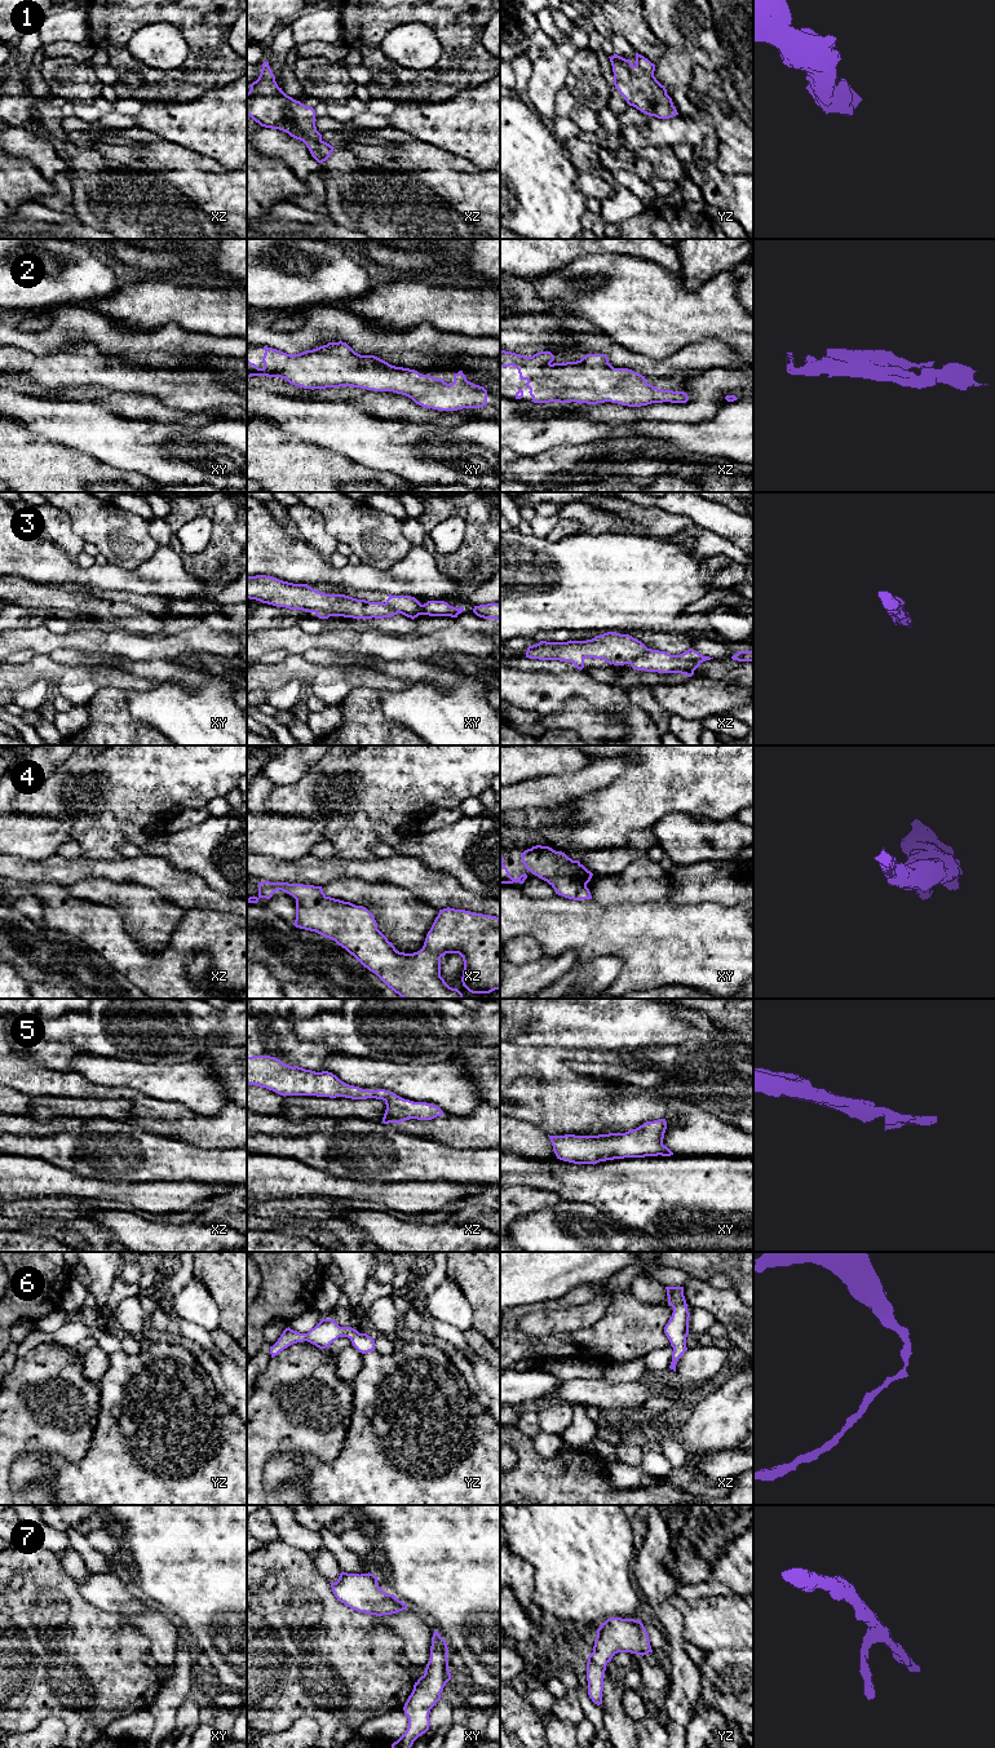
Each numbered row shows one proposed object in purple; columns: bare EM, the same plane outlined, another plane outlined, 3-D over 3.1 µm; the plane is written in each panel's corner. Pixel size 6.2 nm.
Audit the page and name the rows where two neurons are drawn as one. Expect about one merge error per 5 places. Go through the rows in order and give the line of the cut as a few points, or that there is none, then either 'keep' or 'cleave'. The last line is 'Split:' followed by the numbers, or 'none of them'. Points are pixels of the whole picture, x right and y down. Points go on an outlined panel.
1: cut none; keep
2: cut none; keep
3: cut xz (649, 649), (628, 663); cleave
4: cut none; keep
5: cut none; keep
6: cut none; keep
7: cut none; keep
Split: 3

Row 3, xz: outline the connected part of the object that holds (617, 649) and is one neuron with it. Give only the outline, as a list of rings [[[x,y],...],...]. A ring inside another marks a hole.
[[[607,632],[587,641],[547,642],[529,646],[526,658],[539,660],[570,661],[578,669],[584,668],[584,659],[602,659],[609,664],[624,665],[649,650],[629,634]]]

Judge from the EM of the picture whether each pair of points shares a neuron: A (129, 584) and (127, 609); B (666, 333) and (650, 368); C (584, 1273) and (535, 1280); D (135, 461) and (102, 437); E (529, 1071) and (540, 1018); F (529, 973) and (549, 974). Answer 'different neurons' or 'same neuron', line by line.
A: different neurons
B: different neurons
C: same neuron
D: same neuron
E: different neurons
F: same neuron

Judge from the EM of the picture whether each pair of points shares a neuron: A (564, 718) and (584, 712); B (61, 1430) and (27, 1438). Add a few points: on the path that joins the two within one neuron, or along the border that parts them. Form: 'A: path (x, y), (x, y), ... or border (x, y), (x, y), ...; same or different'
A: path (569, 718), (579, 715); same
B: path (53, 1430), (35, 1430); same

